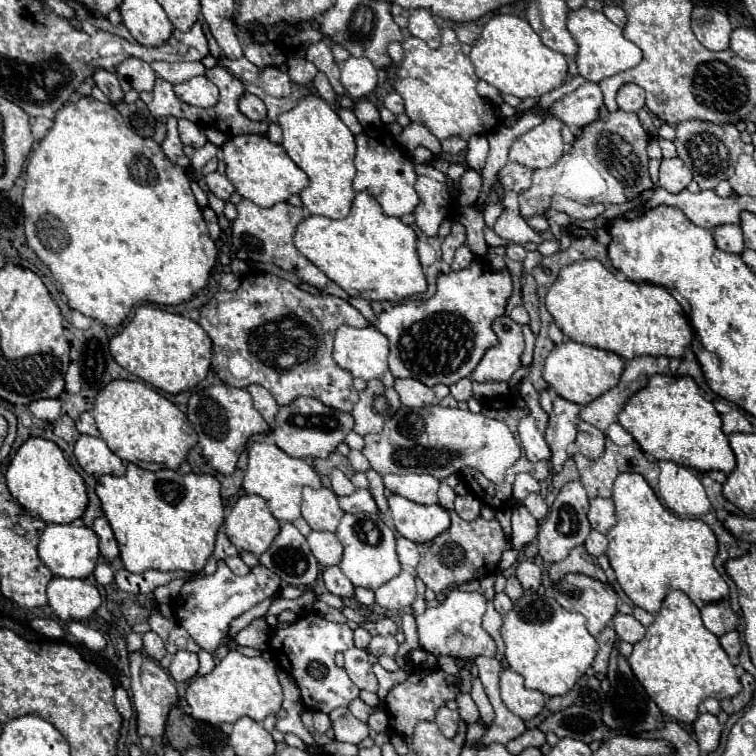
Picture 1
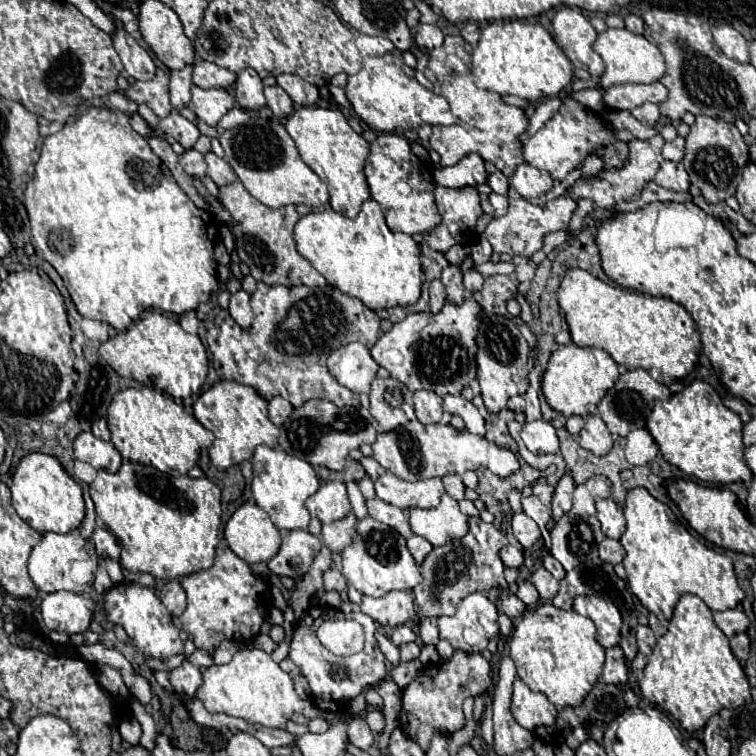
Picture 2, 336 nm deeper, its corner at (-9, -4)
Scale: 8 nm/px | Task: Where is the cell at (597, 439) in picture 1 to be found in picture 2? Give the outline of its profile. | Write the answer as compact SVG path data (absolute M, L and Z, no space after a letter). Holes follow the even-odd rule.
M589 415L579 437L581 437L579 439L581 447L591 451L593 455L607 455L613 447L613 435L609 433L603 419L597 417L597 415Z

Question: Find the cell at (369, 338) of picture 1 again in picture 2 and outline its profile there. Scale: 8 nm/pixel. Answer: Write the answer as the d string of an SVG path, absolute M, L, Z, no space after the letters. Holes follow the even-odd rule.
M349 343L347 347L335 349L327 359L331 375L355 393L369 393L371 381L381 369L371 357L371 351L363 343Z

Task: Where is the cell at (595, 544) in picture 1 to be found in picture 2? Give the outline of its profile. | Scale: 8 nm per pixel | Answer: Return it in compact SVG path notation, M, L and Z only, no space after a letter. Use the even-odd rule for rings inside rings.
M605 537L605 539L601 541L601 547L599 547L599 557L601 557L603 561L615 565L615 563L621 563L621 561L623 561L625 551L623 551L623 547L621 547L619 541Z

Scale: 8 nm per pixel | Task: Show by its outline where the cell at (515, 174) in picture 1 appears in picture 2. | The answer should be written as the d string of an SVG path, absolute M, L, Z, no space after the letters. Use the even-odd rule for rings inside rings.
M521 163L515 175L509 179L509 187L515 189L521 197L531 199L547 193L553 187L553 179L547 171L541 171L529 163Z

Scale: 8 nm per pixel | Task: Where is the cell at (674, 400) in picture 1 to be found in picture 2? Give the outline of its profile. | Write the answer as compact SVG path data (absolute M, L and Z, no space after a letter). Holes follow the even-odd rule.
M701 379L687 385L681 393L671 395L667 401L657 401L647 419L647 431L659 445L663 459L679 471L713 485L751 481L751 469L743 461L745 445L741 441L741 429L739 415L729 411L717 391Z

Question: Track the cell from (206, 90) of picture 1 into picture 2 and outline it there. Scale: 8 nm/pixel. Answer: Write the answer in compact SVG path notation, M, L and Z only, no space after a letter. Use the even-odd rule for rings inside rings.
M193 85L191 93L193 111L201 121L205 121L211 127L215 127L221 121L221 117L235 105L233 97L225 89L201 89Z

